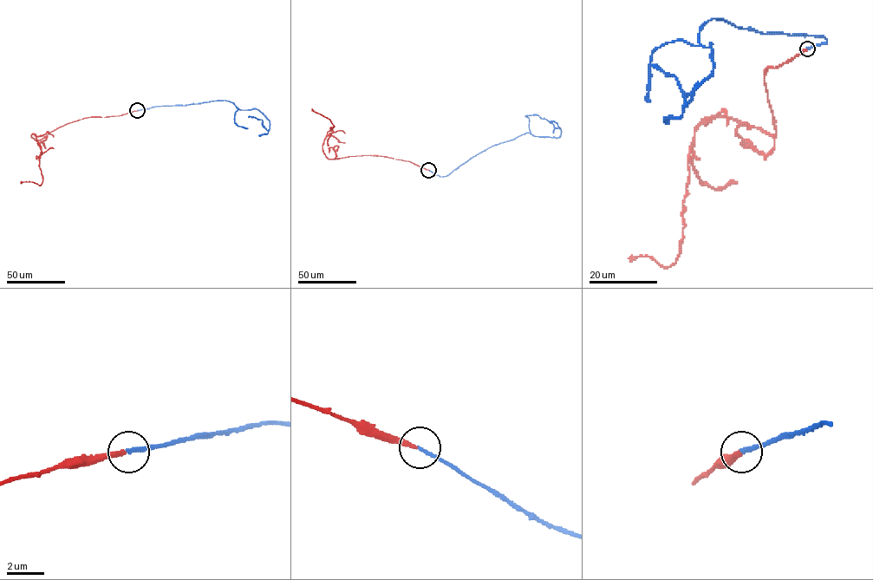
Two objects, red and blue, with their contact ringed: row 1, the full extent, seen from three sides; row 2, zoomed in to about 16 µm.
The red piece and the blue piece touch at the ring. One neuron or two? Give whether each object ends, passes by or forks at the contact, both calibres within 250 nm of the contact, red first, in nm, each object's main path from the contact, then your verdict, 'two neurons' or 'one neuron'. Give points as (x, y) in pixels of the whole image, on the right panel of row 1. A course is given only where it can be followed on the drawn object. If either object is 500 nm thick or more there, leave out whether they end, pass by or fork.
red ends | blue ends | 240/180 nm | red via (808, 48), (765, 69), (774, 135), (720, 116), (695, 130), (678, 258), (662, 267), (648, 256), (628, 258) | blue via (808, 48), (824, 36), (712, 19), (699, 42), (711, 43), (713, 71), (685, 107), (677, 78), (653, 66) | one neuron

